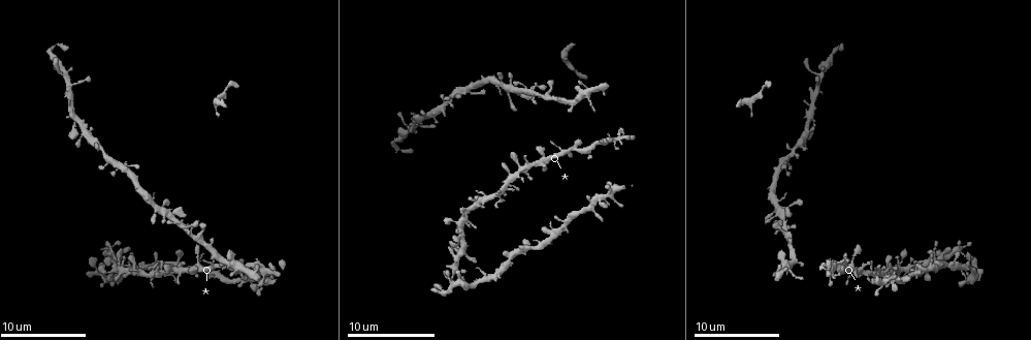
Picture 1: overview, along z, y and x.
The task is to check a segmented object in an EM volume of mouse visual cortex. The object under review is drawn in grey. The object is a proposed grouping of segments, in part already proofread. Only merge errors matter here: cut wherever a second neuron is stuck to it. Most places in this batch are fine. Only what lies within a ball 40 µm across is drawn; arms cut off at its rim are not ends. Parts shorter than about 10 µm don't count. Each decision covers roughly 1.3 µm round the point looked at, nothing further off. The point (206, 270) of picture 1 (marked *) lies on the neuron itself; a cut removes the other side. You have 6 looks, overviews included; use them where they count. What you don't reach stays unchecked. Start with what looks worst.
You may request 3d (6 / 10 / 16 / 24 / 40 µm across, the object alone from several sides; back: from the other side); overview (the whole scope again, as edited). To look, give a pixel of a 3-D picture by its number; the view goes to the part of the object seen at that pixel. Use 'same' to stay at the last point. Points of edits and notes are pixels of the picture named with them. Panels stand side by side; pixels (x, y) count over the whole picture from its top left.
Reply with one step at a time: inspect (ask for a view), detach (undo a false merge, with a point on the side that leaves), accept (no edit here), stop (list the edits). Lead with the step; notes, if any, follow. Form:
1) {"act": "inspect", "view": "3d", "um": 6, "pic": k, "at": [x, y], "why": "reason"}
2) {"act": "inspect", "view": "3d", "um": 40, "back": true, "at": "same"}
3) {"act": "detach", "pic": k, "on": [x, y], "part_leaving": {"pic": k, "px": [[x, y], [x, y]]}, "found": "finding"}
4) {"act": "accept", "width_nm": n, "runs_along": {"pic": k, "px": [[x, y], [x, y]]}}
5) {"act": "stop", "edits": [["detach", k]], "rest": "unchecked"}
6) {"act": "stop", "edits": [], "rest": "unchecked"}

{"act": "inspect", "view": "3d", "um": 10, "pic": 1, "at": [466, 93], "why": "looks like a crossing"}

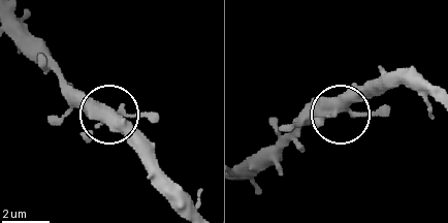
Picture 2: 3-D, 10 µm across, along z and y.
{"act": "inspect", "view": "3d", "um": 6, "pic": 2, "at": [113, 111], "why": "zoom in"}

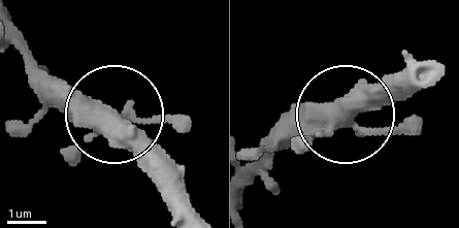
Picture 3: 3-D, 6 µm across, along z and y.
{"act": "accept", "width_nm": 410, "found": "all the same neuron"}

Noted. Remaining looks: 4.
{"act": "inspect", "view": "3d", "um": 10, "pic": 1, "at": [456, 263], "why": "thin arm on a thick one"}

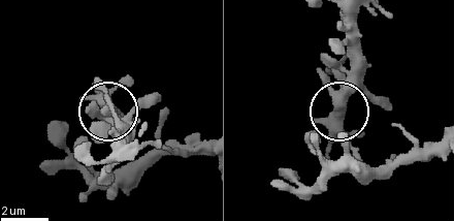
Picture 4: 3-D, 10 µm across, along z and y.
{"act": "inspect", "view": "3d", "um": 10, "back": true, "pic": 4, "at": [338, 110]}

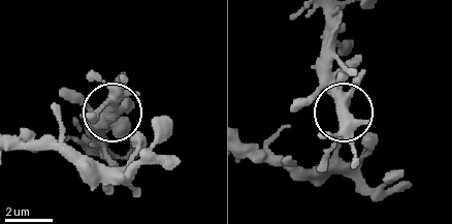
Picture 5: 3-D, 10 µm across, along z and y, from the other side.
{"act": "accept", "arms": 4, "found": "one neuron here"}

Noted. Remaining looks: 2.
{"act": "inspect", "view": "3d", "um": 10, "pic": 1, "at": [800, 261], "why": "thick turns thin"}

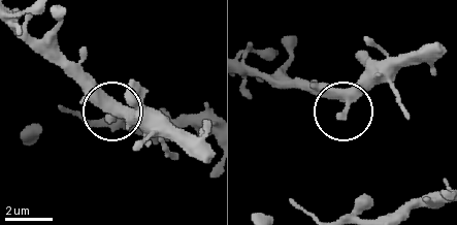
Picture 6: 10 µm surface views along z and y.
{"act": "accept", "width_nm": 420, "found": "continuous, no second neuron"}

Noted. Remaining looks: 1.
{"act": "stop", "edits": [], "rest": "unchecked"}

